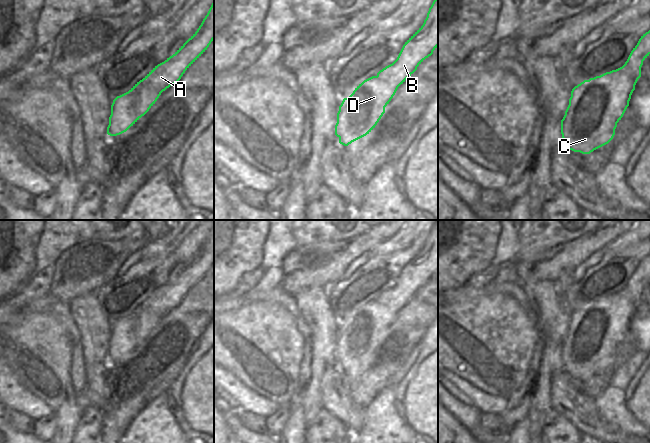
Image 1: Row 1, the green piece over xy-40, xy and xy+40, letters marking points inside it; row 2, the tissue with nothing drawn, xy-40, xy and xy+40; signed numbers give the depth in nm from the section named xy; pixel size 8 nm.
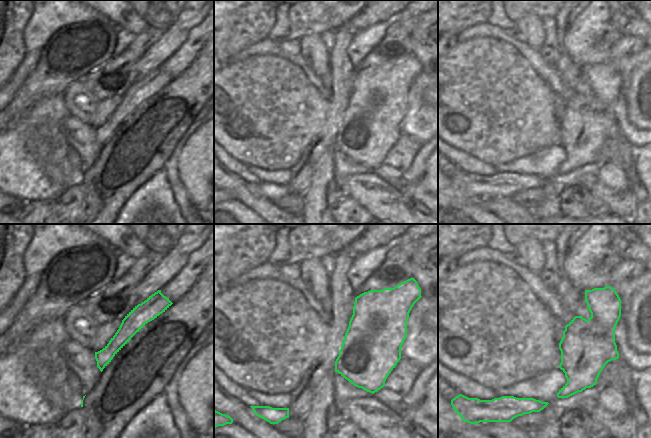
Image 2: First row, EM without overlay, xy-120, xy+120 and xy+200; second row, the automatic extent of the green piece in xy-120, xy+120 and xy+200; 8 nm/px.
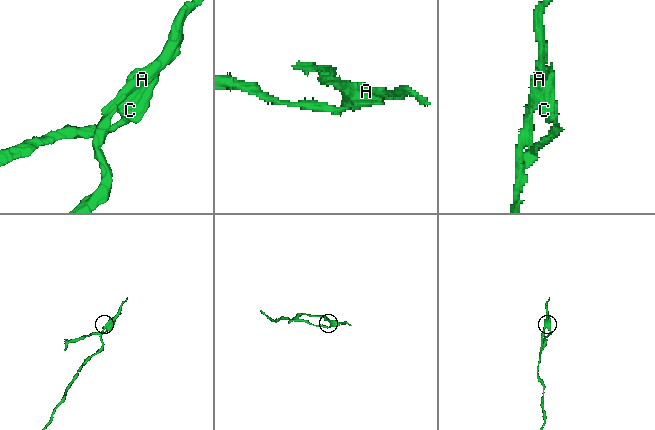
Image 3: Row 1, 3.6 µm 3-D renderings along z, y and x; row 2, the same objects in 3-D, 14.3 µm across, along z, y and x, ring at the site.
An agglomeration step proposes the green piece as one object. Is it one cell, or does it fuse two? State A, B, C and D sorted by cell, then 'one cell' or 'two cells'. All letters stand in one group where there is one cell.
A B / C D | two cells

